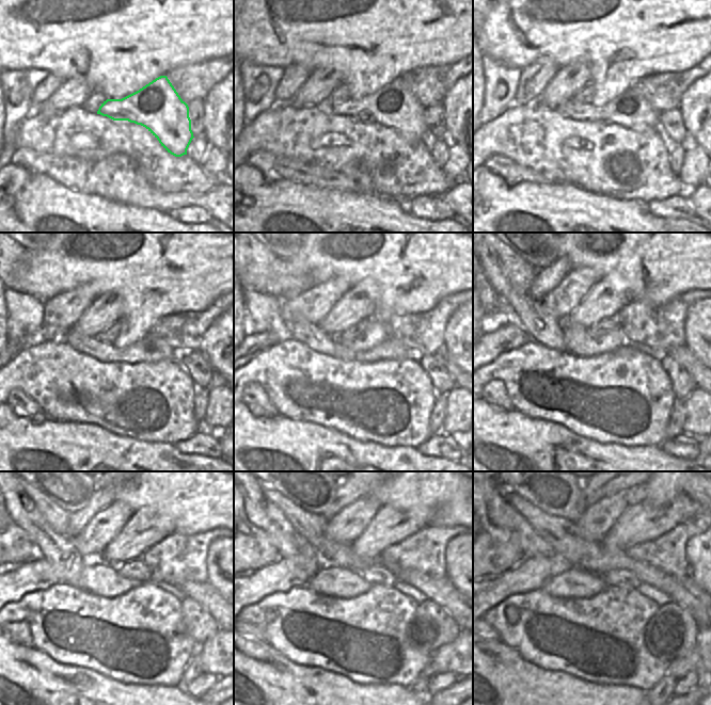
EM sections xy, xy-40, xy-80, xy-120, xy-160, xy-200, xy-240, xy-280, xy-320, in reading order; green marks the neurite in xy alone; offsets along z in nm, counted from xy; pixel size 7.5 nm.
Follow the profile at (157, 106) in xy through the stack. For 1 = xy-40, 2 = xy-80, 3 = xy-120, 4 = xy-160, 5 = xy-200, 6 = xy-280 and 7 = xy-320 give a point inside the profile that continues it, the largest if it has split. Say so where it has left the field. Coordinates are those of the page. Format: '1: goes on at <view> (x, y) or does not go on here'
1: goes on at xy-40 (394, 106)
2: goes on at xy-80 (630, 110)
3: goes on at xy-120 (151, 348)
4: goes on at xy-160 (299, 329)
5: goes on at xy-200 (542, 327)
6: goes on at xy-280 (263, 513)
7: goes on at xy-320 (501, 512)

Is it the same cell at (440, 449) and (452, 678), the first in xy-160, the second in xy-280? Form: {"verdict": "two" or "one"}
{"verdict": "one"}

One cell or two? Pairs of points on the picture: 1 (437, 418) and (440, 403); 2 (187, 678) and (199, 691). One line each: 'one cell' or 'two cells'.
1: one cell
2: two cells

